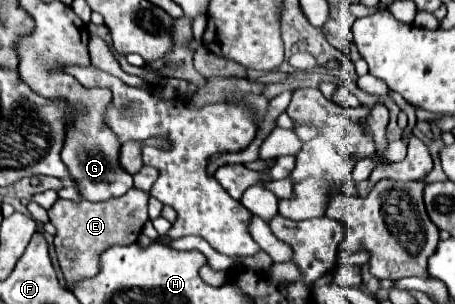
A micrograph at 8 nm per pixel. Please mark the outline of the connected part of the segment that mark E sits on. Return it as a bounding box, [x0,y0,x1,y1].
[50,190,148,288]

